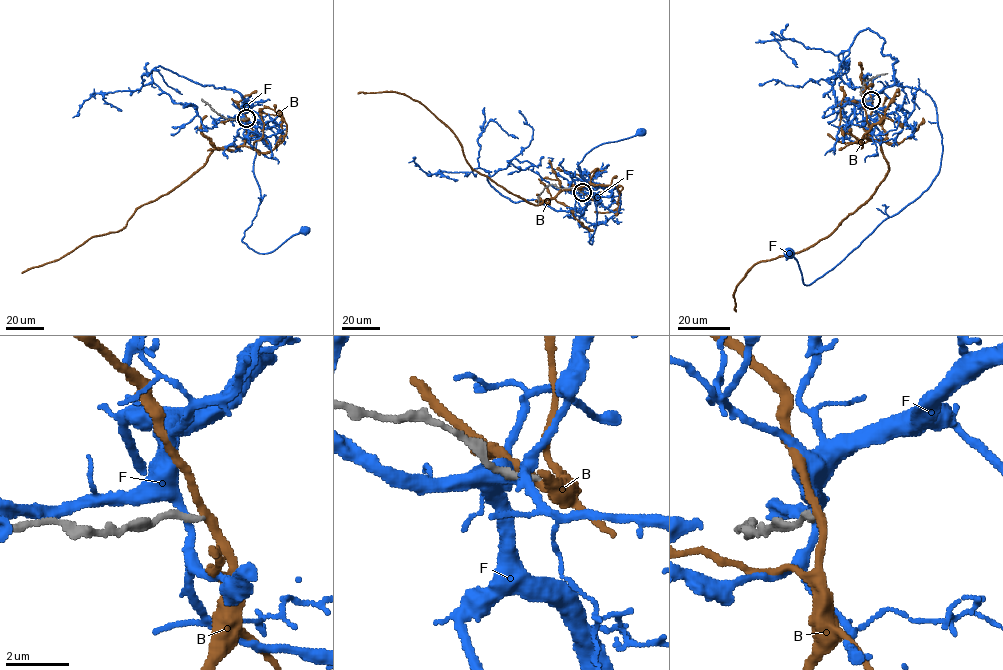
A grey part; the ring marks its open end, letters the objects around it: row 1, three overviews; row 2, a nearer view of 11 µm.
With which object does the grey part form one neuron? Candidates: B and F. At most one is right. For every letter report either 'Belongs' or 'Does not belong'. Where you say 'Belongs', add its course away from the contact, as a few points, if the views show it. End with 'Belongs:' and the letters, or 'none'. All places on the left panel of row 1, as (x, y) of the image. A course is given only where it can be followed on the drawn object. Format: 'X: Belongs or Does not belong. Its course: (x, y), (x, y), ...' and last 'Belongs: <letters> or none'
B: Does not belong
F: Does not belong
Belongs: none

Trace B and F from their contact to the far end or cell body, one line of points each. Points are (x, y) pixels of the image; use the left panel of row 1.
B: (246, 118), (243, 144), (215, 148), (187, 178), (138, 208), (121, 230), (91, 236), (58, 259), (22, 273)
F: (245, 118), (248, 107), (260, 201), (242, 241), (266, 253), (304, 229)

